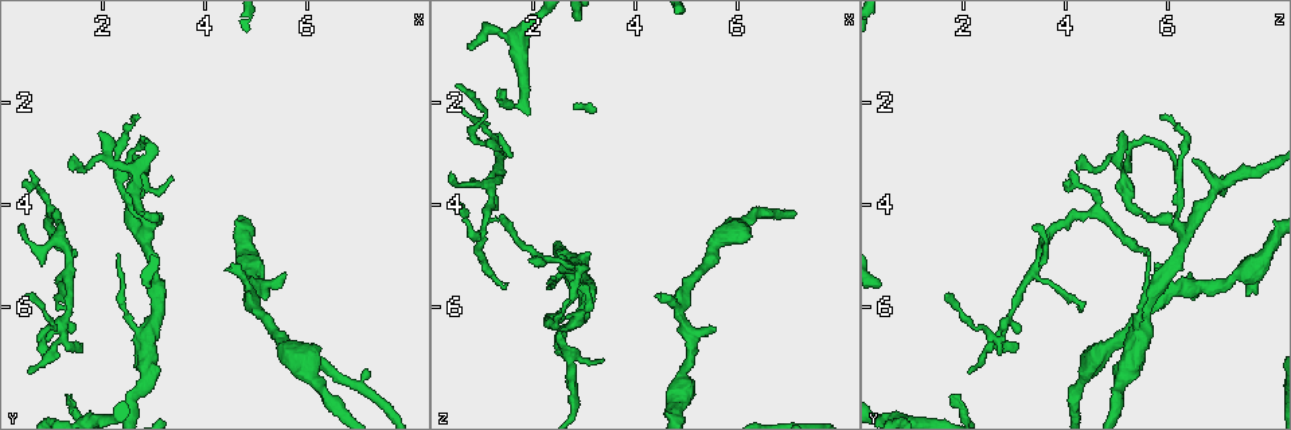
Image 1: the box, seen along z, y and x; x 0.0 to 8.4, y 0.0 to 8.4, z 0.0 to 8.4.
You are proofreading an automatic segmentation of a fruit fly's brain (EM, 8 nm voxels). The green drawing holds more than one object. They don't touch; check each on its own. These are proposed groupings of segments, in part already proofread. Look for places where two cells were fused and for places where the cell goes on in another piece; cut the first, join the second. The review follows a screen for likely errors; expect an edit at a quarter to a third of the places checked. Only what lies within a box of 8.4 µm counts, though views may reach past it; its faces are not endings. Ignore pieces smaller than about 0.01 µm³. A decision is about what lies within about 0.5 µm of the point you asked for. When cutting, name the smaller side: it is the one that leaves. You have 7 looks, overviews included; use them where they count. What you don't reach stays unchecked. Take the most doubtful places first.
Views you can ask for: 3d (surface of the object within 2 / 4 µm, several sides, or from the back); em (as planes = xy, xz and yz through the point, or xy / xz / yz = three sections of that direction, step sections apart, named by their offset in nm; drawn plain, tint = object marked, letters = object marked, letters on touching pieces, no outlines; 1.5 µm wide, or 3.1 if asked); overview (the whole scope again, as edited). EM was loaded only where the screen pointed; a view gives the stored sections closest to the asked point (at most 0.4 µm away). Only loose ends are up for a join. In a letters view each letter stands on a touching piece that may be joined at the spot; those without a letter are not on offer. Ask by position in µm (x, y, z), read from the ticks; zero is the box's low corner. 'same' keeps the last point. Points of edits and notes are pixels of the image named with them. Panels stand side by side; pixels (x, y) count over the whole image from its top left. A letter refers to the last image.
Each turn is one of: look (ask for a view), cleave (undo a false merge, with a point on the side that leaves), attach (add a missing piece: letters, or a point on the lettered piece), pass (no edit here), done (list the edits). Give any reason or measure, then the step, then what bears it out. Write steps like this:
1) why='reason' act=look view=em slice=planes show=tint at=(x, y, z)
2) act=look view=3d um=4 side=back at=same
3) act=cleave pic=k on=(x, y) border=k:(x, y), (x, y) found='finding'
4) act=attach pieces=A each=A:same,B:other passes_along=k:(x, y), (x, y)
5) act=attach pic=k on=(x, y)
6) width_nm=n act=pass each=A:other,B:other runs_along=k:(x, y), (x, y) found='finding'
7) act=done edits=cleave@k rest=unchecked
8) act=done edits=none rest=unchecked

why='branch stops here' act=look view=3d um=4 at=(5.65, 5.35, 6.35)

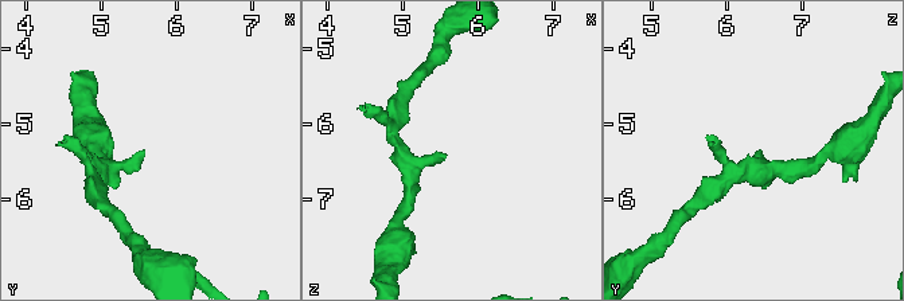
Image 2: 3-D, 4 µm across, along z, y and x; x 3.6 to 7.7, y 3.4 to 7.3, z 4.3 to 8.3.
act=look view=em slice=xz step=8 show=letters at=(5.55, 5.35, 6.45)

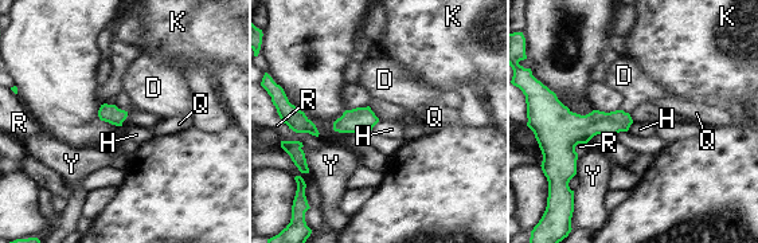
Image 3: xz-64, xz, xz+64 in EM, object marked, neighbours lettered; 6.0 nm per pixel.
why='another direction' act=look view=em slice=planes show=letters at=same

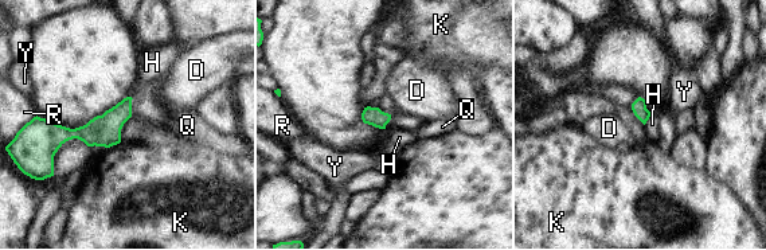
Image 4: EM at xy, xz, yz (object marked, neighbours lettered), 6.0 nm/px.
act=pass each=D:other,H:other,K:other,Q:other,R:other,Y:other border=4:(651, 113), (644, 124) found='none of them fits'

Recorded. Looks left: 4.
why='free end' act=look view=3d um=4 at=(1.30, 3.30, 4.25)

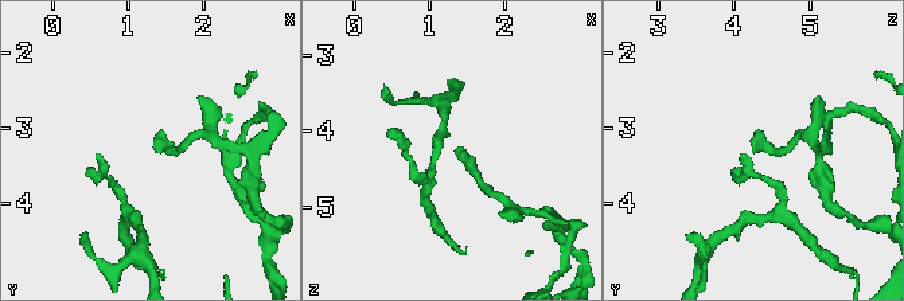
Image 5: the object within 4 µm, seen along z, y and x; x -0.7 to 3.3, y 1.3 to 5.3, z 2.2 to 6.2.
why='need the tissue' act=look view=em slice=planes show=tint at=(1.30, 3.25, 4.25)

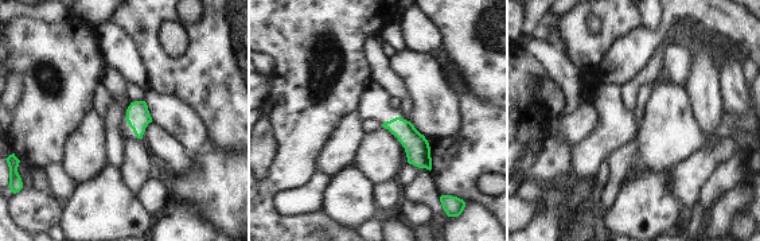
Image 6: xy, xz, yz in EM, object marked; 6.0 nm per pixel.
act=look view=em slice=planes show=letters at=same

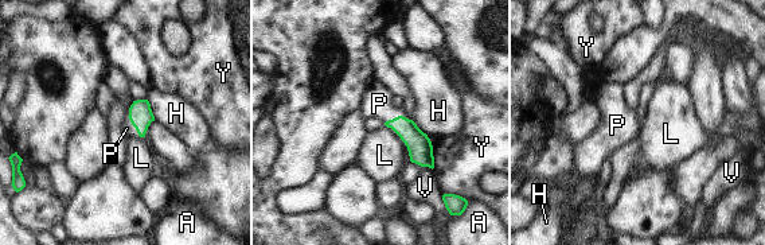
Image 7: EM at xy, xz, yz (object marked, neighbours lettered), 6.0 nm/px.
width_nm=120 act=attach pieces=P each=A:other,H:other,L:other,P:same,V:other,Y:other passes_along=7:(140, 113), (133, 125), (127, 128) found='the cell continues'

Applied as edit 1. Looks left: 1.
why='thin end' act=look view=em slice=planes show=letters at=(1.55, 6.90, 3.05)

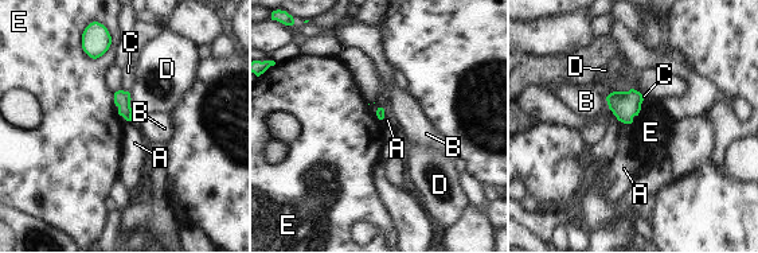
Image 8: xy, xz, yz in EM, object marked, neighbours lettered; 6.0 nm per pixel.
act=pass each=A:other,B:other,C:other,D:other,E:other border=8:(109, 31), (101, 55), (82, 50) found='none of them fits'

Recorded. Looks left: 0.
act=done edits=attach@7 rest=unchecked

